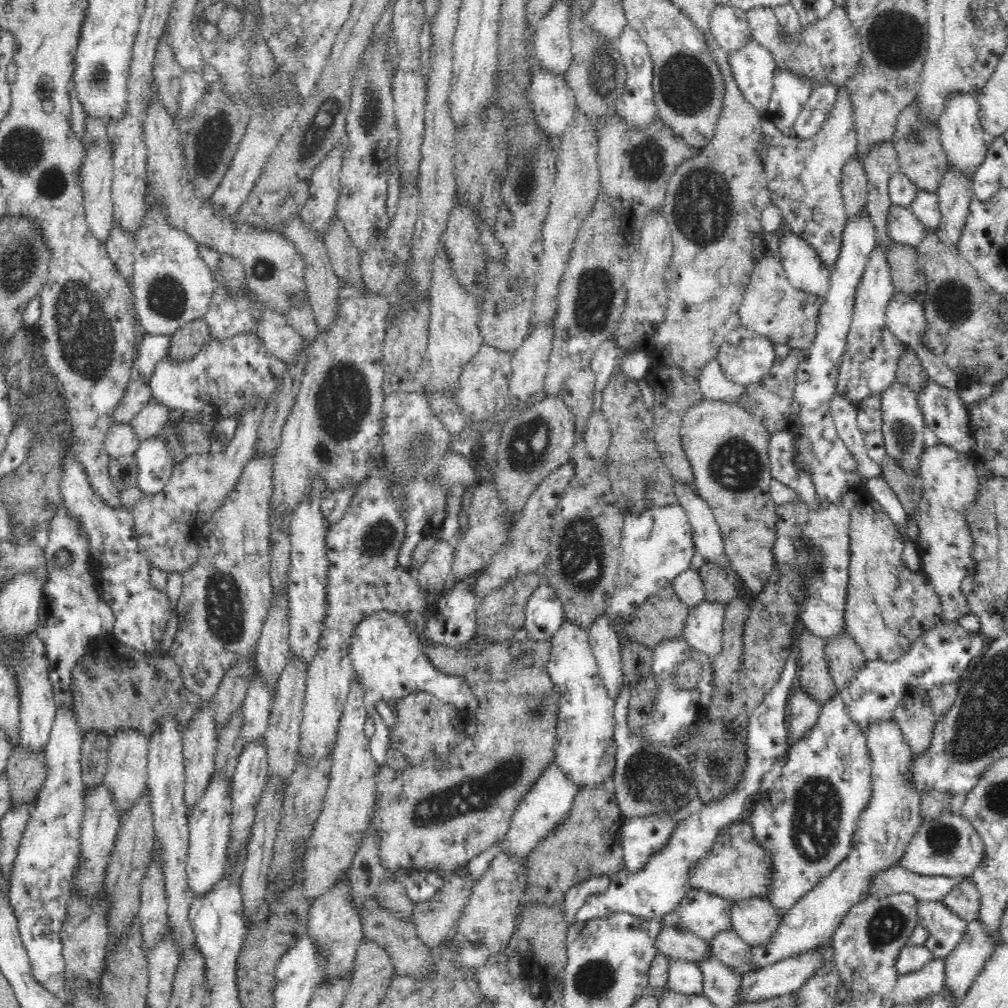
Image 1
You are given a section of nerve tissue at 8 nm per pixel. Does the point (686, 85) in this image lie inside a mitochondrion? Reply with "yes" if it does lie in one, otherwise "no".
yes

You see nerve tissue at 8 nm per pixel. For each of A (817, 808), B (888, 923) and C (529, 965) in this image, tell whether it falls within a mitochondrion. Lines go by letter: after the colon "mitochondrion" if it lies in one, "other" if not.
A: mitochondrion
B: mitochondrion
C: other

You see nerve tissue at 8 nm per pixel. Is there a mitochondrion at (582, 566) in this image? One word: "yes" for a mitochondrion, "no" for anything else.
yes

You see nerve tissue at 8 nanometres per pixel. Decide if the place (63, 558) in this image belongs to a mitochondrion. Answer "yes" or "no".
yes

